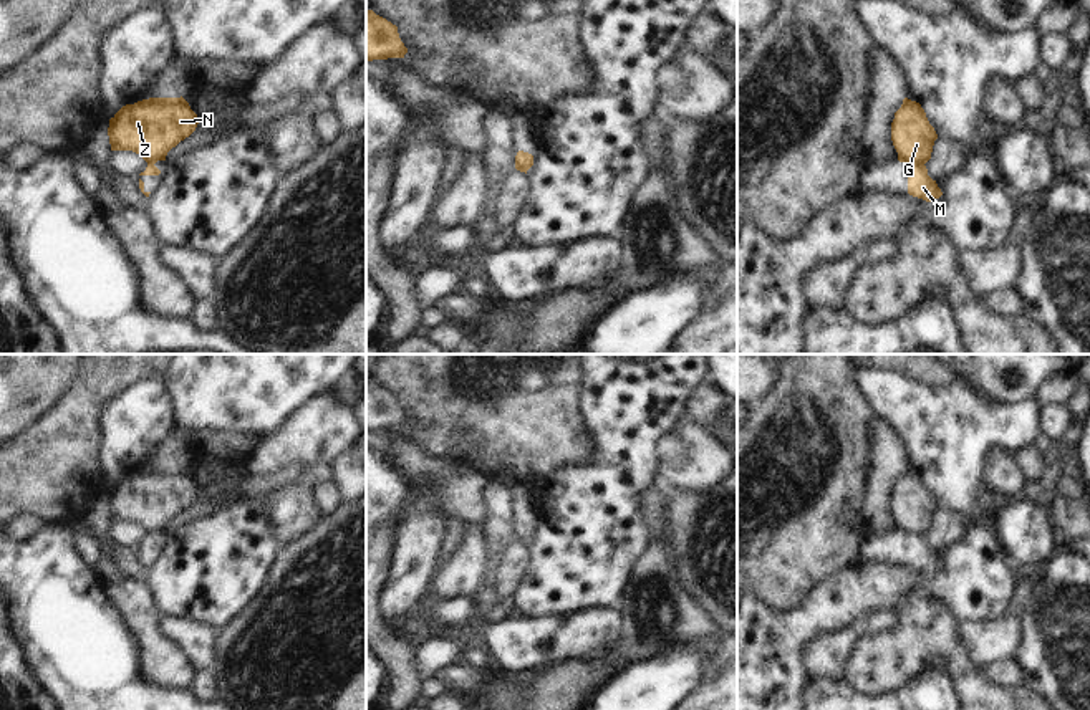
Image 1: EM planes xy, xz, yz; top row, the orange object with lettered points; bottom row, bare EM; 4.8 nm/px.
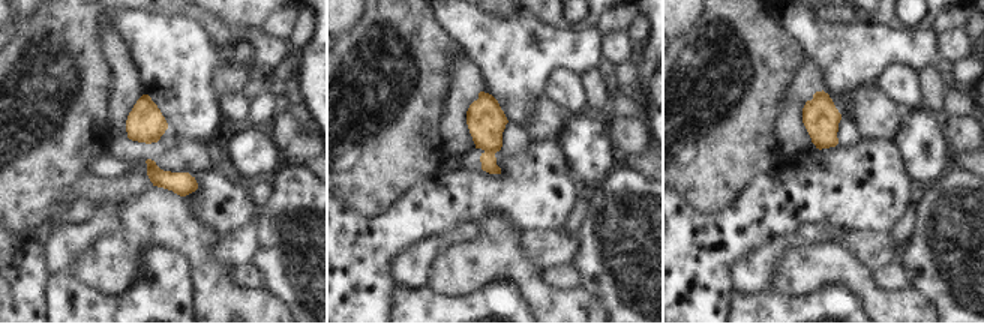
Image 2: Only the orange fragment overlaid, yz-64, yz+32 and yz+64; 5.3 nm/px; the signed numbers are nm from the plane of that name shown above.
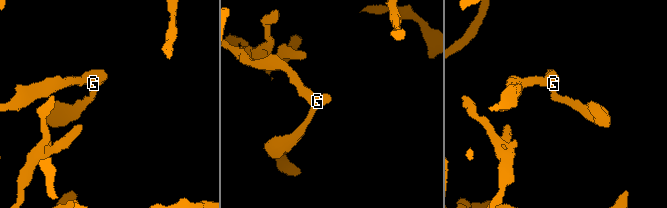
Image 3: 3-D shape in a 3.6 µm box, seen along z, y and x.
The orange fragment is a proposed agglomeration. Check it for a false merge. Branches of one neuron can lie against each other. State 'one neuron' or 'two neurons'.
two neurons

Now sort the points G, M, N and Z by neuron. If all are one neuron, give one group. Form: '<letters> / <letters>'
G N Z / M

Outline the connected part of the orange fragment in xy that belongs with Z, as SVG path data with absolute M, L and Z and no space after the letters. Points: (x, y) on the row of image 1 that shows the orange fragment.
M149 98L123 106L108 127L111 151L133 151L147 166L166 161L167 152L189 137L197 114L181 98Z

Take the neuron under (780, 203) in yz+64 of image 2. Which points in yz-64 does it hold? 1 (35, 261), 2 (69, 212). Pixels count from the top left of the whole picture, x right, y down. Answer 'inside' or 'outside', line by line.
1: inside
2: inside

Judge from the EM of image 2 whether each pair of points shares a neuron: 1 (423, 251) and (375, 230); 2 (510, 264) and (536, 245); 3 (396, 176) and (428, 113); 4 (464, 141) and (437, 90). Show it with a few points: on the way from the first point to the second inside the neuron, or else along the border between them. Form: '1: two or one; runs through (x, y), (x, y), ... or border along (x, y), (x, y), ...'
1: two; border along (444, 233), (404, 249), (392, 275)
2: two; border along (522, 233), (522, 249), (542, 270)
3: one; runs through (396, 161), (396, 144), (413, 128)
4: two; border along (453, 68), (453, 92), (446, 102)

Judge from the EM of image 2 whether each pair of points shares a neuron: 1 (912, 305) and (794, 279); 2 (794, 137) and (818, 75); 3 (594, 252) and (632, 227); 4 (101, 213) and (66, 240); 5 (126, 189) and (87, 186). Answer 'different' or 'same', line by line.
1: same
2: same
3: same
4: same
5: same

